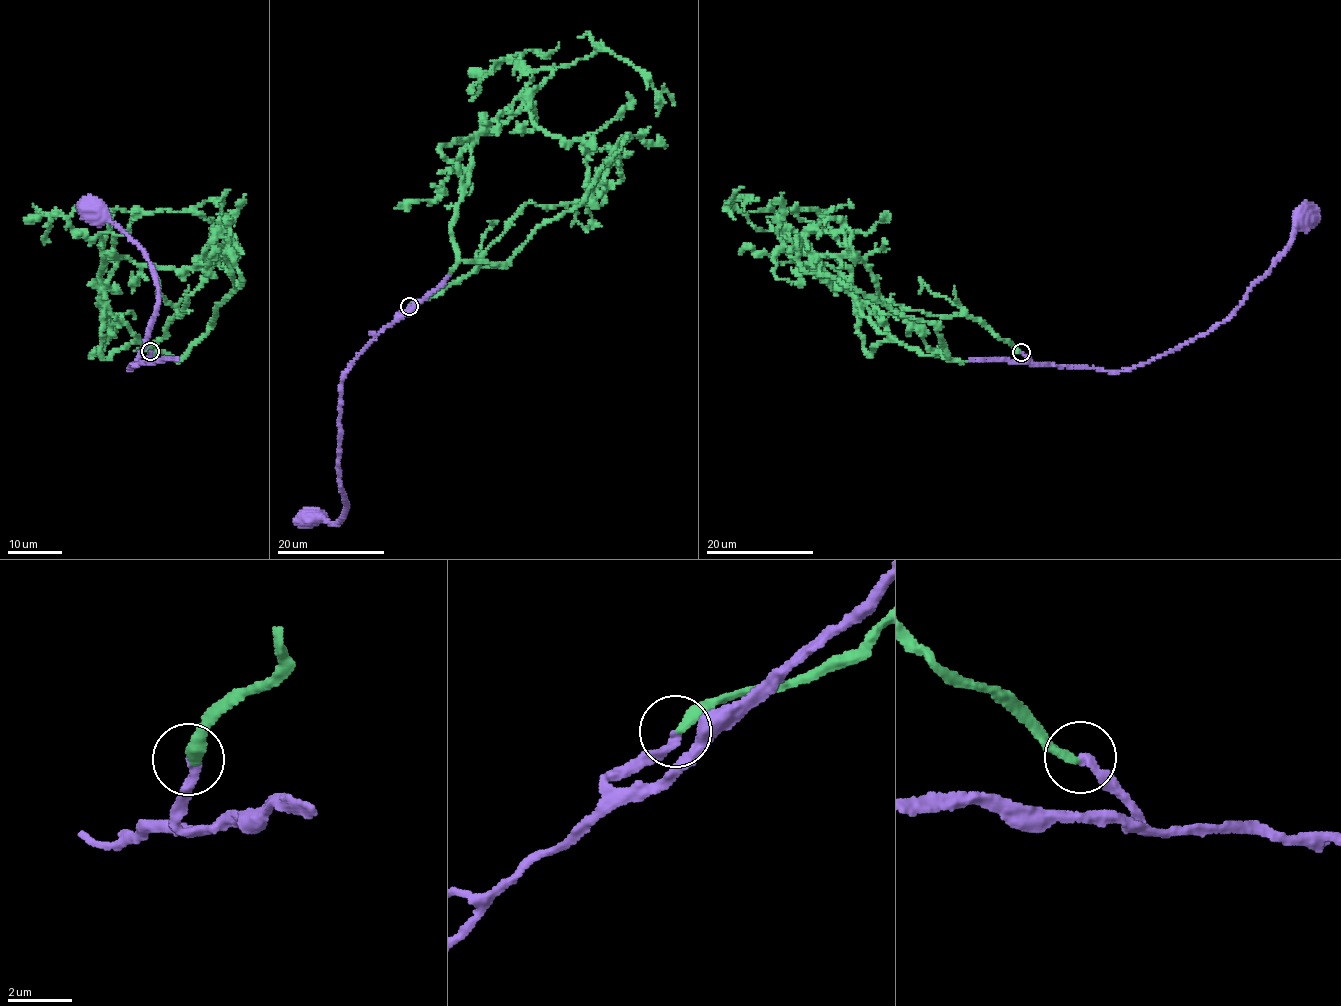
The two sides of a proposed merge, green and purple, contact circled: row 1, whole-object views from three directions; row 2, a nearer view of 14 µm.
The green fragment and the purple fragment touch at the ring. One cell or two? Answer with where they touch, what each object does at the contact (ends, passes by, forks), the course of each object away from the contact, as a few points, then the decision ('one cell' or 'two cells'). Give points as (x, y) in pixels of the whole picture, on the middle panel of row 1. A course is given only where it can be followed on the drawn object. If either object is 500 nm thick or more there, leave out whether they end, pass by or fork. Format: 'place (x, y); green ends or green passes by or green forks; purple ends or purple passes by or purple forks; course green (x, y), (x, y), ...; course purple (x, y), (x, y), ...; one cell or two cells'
place (409, 306); green ends; purple ends; course green (409, 306), (474, 269), (528, 203), (587, 199), (582, 141), (529, 111), (558, 67), (610, 50), (674, 105); course purple (409, 306), (342, 379), (337, 463), (347, 504), (337, 523), (312, 520); one cell

